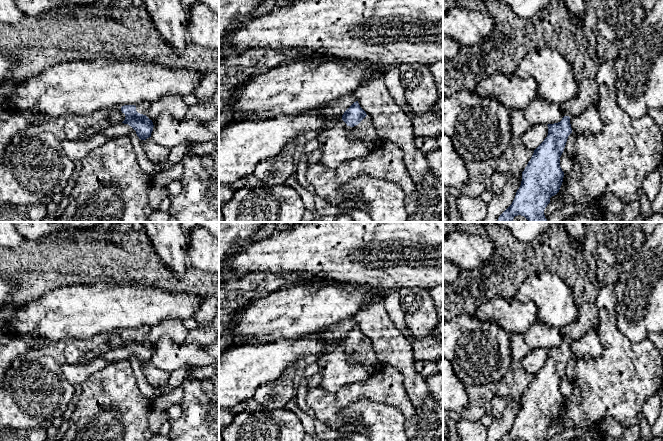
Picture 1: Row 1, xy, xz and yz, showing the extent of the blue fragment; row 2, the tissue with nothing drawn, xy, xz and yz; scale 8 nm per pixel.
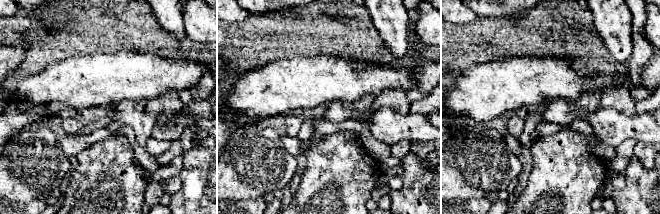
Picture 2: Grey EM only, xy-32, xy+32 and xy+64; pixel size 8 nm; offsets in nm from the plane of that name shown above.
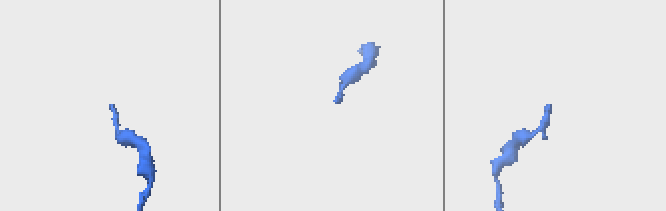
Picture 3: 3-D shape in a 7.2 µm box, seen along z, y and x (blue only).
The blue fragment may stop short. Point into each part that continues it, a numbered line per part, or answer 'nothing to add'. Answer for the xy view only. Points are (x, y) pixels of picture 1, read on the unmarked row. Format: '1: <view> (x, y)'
1: xy (142, 332)

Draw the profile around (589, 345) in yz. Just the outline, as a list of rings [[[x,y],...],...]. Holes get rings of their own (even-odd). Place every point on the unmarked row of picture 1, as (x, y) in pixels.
[[[591,331],[580,338],[570,341],[572,356],[576,359],[599,357],[603,353],[603,347],[597,331]]]

